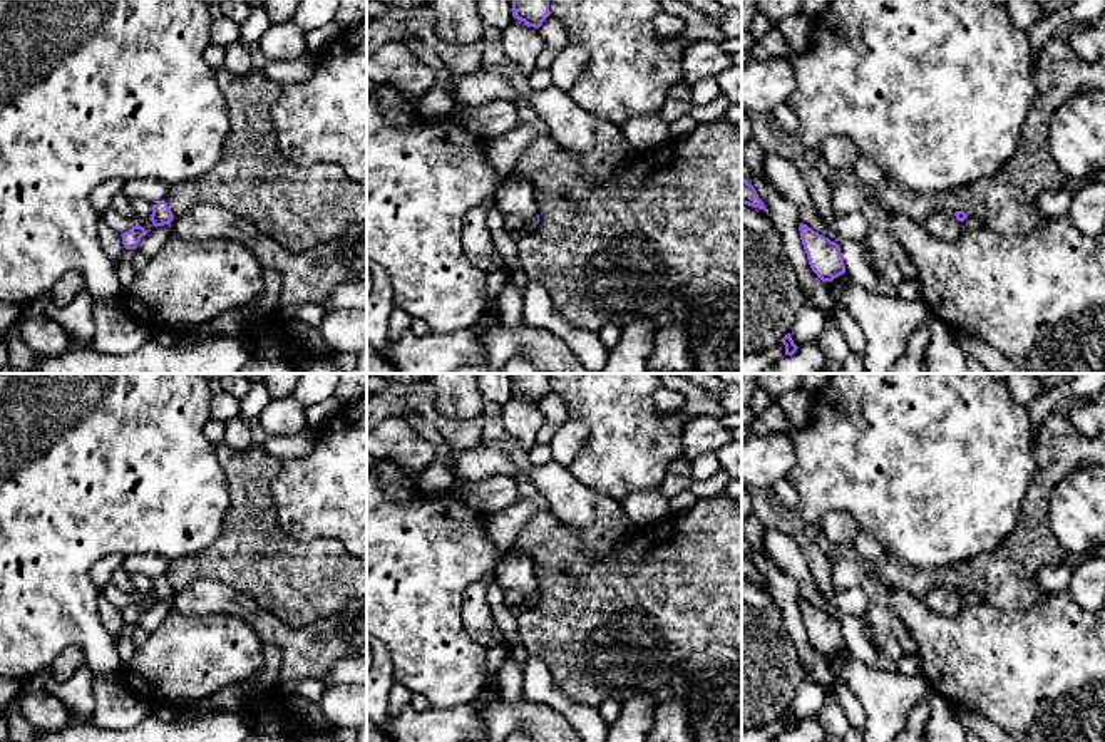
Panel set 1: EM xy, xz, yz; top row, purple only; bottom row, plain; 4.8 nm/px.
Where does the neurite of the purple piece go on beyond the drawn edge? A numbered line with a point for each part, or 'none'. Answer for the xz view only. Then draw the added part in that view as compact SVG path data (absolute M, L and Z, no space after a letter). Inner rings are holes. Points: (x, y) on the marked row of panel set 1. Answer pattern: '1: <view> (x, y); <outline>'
none

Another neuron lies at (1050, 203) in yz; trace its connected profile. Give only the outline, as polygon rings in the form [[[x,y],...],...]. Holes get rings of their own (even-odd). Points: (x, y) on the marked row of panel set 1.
[[[1066,189],[1043,191],[1033,199],[1033,204],[1046,218],[1068,216],[1073,196],[1075,193]]]

